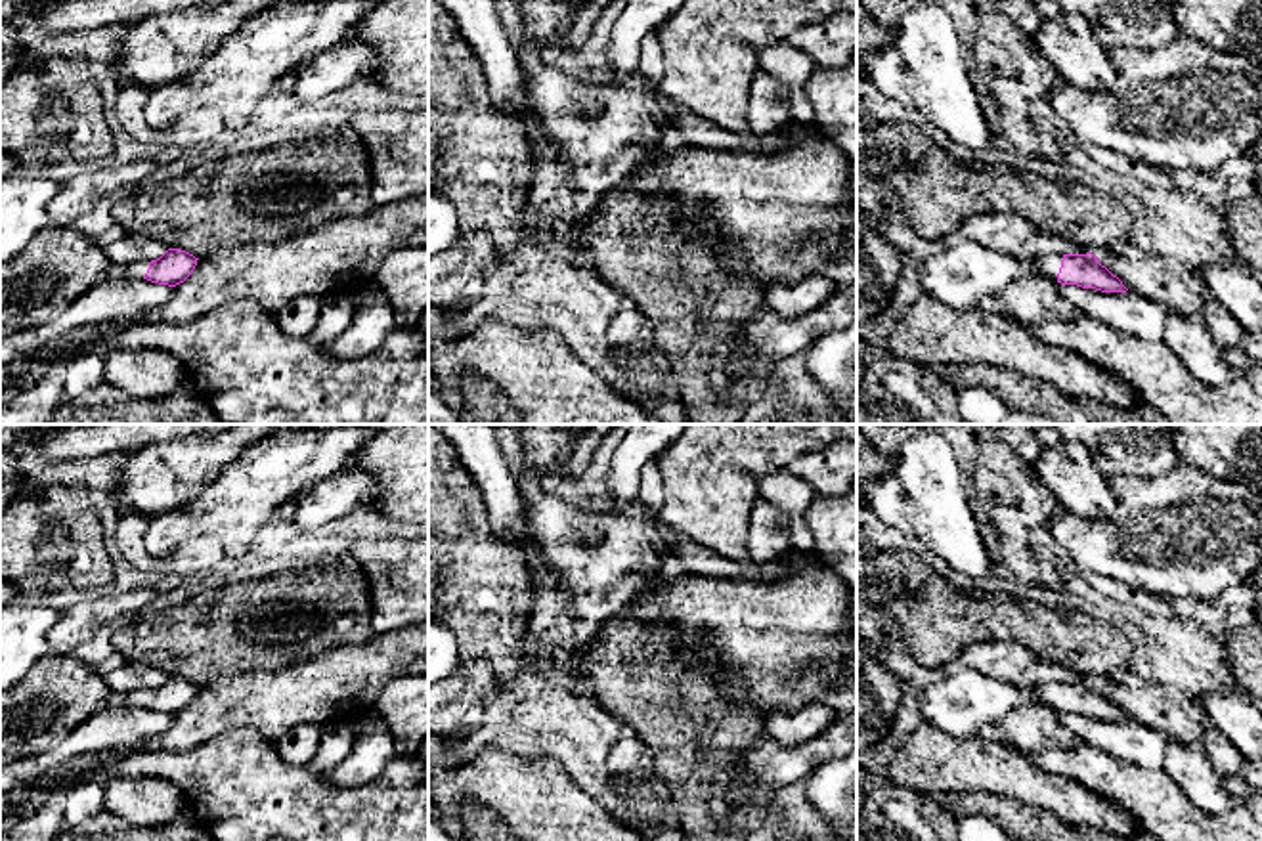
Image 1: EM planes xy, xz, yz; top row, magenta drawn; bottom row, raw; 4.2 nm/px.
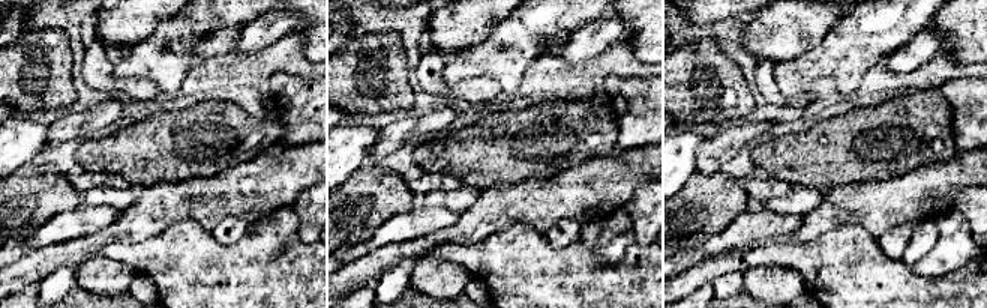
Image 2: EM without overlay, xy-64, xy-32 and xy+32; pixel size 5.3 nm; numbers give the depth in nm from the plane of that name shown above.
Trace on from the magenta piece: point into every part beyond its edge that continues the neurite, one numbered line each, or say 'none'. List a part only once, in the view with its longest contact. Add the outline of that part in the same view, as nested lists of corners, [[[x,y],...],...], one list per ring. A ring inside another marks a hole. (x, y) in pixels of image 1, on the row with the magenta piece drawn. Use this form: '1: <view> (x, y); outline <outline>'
1: yz (1048, 264); outline [[[1046,254],[1031,262],[1029,268],[1042,271],[1046,277],[1057,281],[1063,254]]]

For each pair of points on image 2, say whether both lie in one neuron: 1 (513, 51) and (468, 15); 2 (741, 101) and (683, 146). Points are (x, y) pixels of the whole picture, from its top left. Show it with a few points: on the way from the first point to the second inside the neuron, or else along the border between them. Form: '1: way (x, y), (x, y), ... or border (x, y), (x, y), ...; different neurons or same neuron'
1: border (509, 15), (482, 41), (459, 51); different neurons
2: border (680, 126), (687, 128); different neurons

